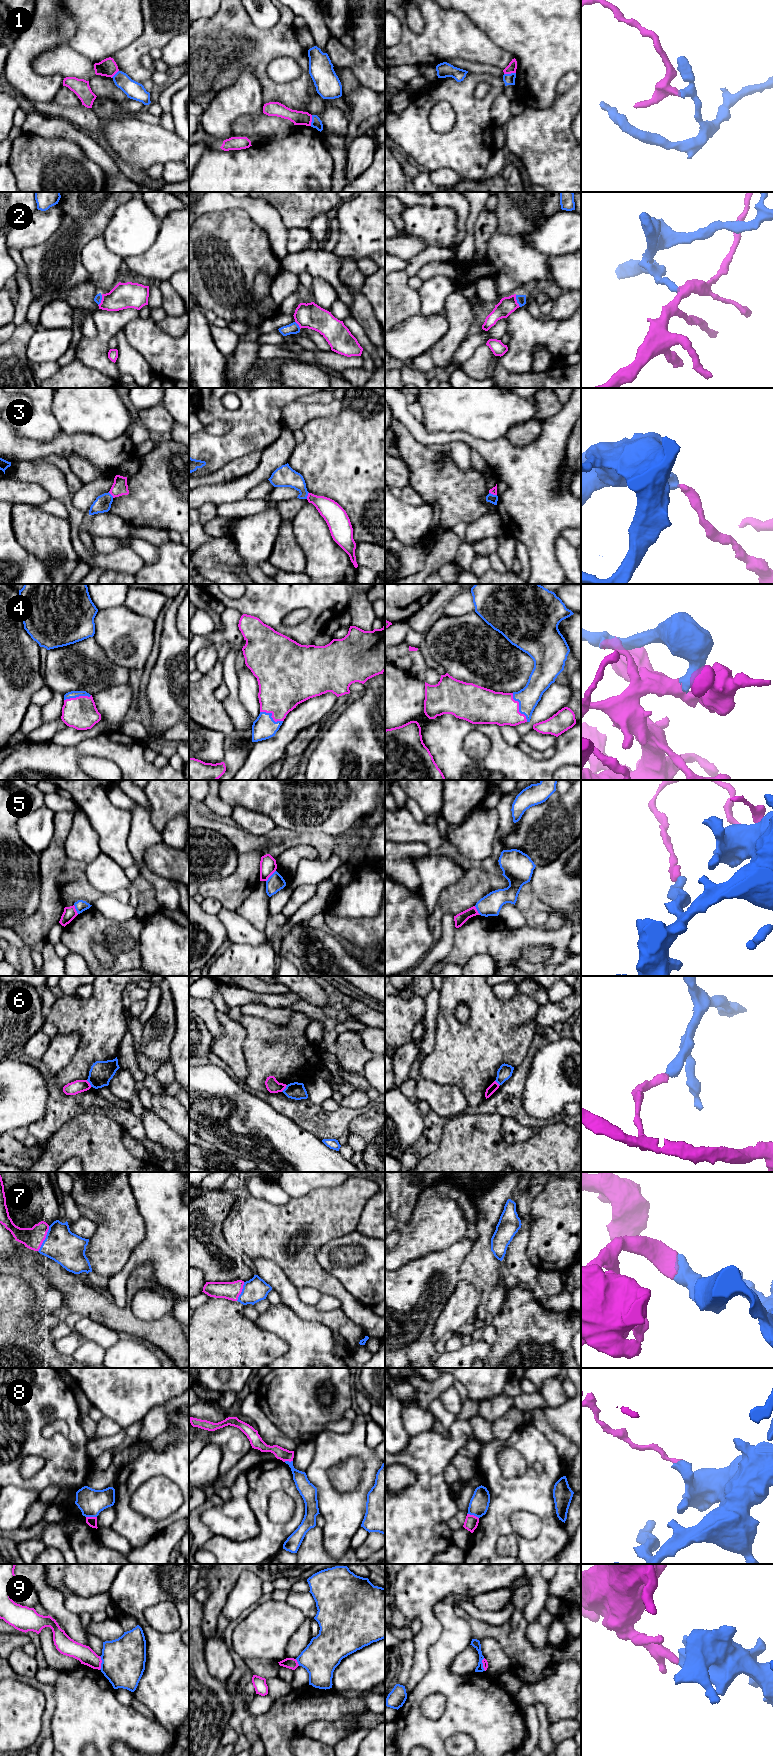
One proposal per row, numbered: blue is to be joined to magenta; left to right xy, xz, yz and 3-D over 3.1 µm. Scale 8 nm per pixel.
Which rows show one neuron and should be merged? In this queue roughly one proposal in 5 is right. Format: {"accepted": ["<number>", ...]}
{"accepted": ["4", "7"]}

